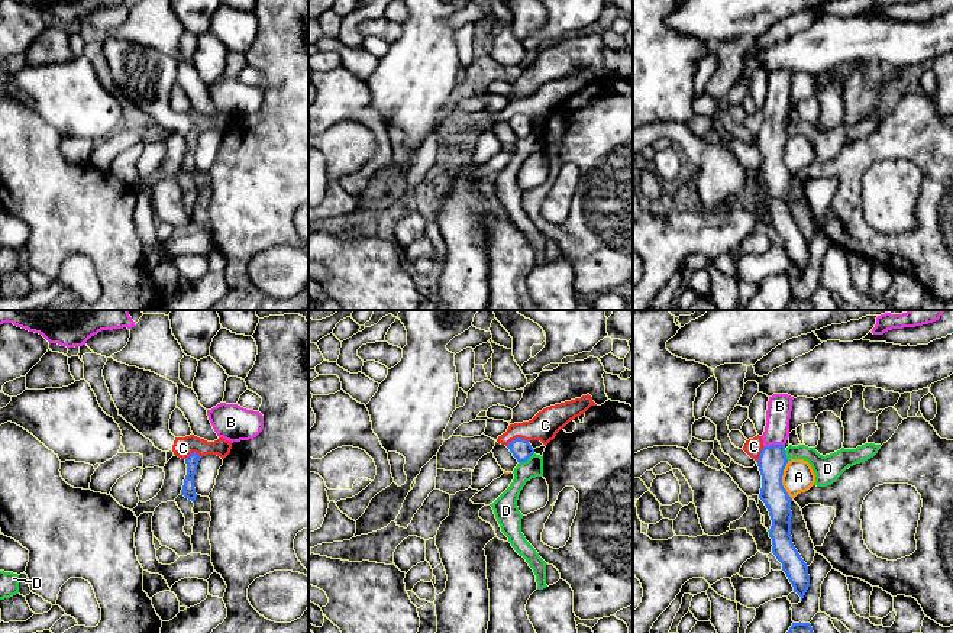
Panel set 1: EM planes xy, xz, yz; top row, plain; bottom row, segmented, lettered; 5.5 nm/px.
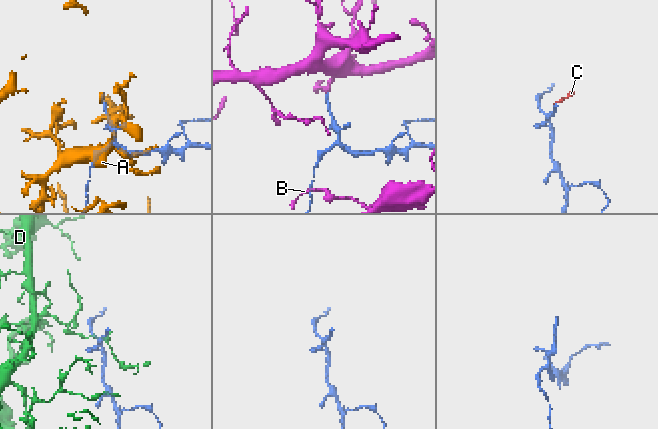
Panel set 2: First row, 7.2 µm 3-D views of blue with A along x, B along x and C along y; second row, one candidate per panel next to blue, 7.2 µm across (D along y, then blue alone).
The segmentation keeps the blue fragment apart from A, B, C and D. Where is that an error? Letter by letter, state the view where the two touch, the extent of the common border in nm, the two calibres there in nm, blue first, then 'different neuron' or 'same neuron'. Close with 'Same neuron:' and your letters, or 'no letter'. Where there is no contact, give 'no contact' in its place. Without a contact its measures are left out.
A: yz | 220 nm | 160/180 nm | different neuron
B: yz | 120 nm | 160/140 nm | same neuron
C: xz | 130 nm | 110/160 nm | different neuron
D: xz | 110 nm | 110/110 nm | different neuron
Same neuron: B

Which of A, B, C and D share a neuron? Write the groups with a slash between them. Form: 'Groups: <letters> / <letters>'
Groups: A / B / C / D

